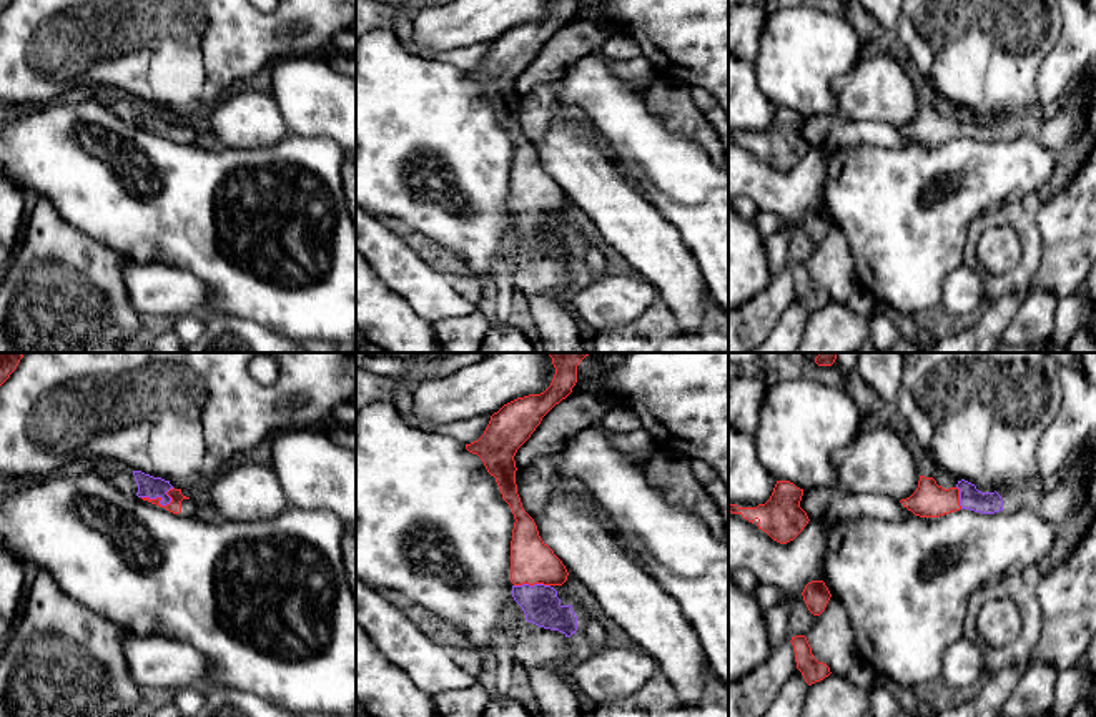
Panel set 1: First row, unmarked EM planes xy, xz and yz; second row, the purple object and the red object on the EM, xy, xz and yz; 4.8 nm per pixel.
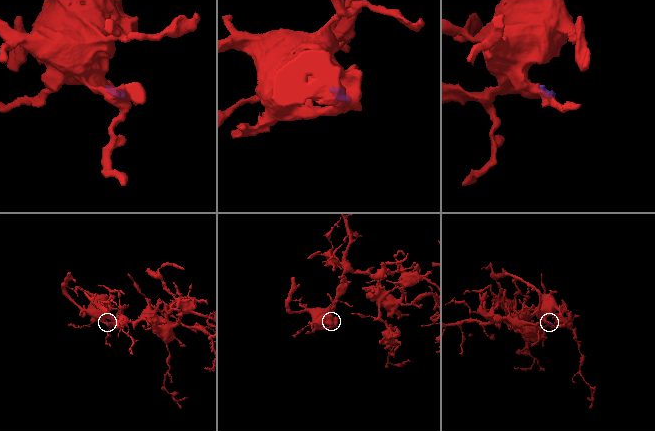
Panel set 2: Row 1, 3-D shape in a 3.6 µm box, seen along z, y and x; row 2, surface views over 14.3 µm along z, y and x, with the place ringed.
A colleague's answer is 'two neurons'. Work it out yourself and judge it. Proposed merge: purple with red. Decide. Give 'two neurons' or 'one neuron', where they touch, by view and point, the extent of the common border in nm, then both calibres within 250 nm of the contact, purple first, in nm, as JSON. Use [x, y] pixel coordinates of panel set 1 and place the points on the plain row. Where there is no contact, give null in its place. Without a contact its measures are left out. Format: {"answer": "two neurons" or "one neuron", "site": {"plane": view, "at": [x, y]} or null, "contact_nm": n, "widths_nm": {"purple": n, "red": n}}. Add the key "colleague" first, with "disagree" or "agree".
{"colleague": "disagree", "answer": "one neuron", "site": {"plane": "xy", "at": [162, 132]}, "contact_nm": 170, "widths_nm": {"purple": 110, "red": 60}}

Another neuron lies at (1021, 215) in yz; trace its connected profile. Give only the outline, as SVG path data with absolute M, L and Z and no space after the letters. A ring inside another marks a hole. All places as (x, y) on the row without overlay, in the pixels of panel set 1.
M1031 191L1018 201L988 210L971 221L963 265L981 278L988 306L1010 293L1023 293L1029 288L1043 258L1043 241L1036 226L1041 206L1039 191ZM993 226L1013 226L1019 235L1023 250L1018 265L1001 274L990 273L978 260L978 238L986 228Z

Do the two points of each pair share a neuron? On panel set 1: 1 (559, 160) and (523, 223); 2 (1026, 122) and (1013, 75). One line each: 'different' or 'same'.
1: different
2: different

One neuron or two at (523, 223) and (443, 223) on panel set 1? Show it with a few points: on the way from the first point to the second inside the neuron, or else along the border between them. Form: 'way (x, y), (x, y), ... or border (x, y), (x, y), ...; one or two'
border (511, 183), (513, 225), (504, 250), (519, 262); two

